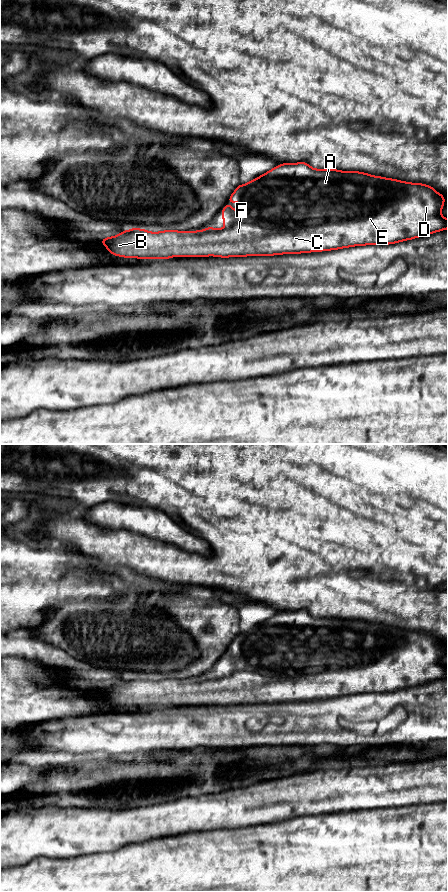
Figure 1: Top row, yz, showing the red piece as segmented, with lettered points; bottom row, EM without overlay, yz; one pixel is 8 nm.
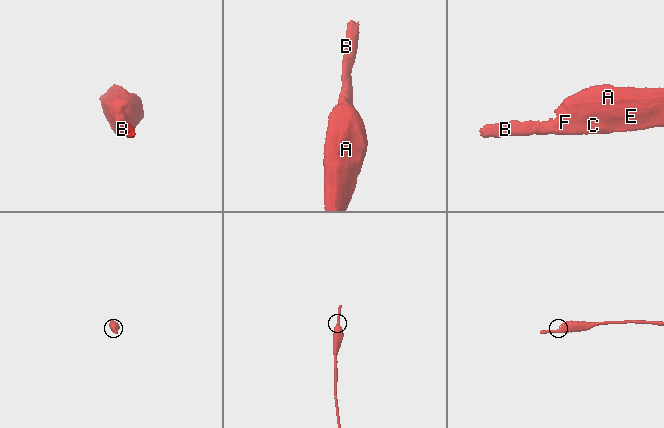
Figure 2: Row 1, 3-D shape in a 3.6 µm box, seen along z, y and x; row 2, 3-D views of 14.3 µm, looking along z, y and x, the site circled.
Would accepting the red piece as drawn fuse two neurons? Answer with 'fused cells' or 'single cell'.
single cell

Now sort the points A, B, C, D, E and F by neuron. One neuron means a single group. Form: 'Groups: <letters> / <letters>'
Groups: A B C D E F

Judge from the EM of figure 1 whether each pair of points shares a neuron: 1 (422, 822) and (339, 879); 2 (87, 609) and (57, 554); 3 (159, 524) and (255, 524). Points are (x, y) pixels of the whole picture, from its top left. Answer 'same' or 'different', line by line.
1: same
2: different
3: different

